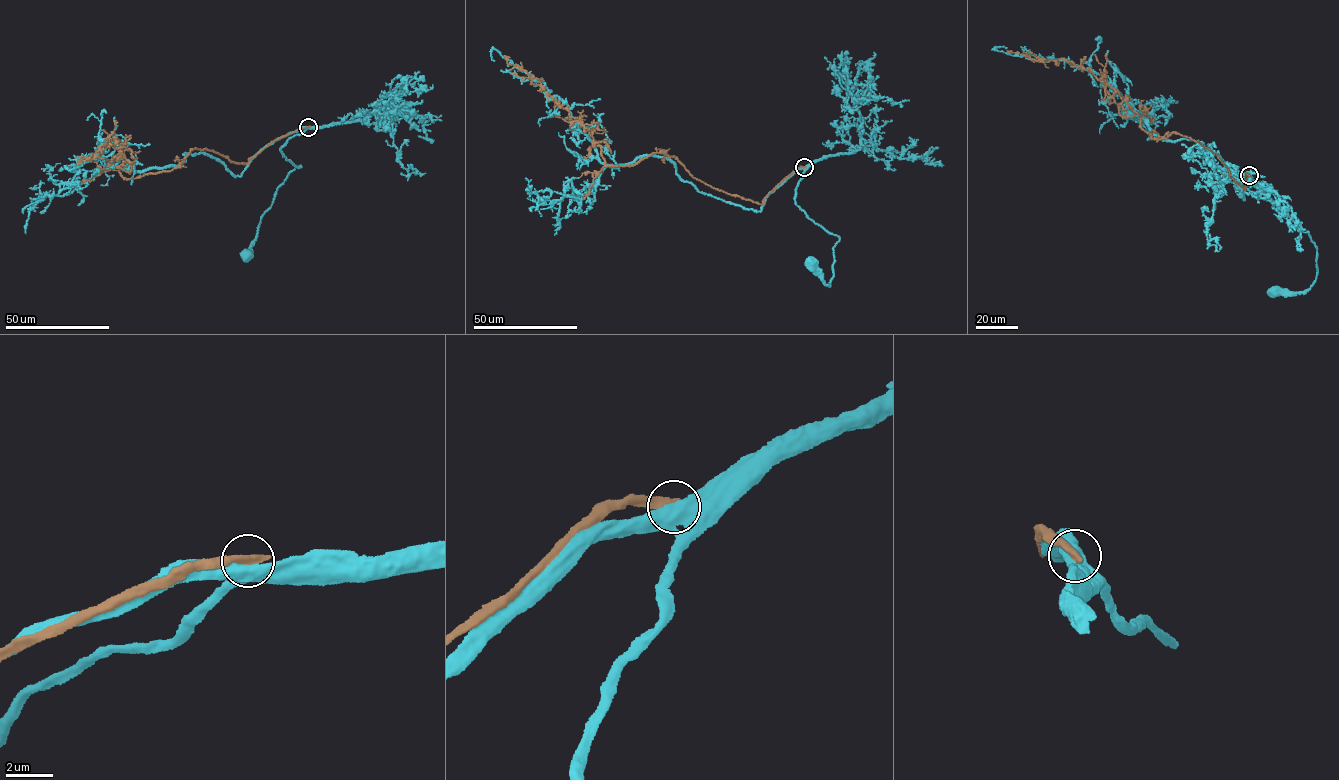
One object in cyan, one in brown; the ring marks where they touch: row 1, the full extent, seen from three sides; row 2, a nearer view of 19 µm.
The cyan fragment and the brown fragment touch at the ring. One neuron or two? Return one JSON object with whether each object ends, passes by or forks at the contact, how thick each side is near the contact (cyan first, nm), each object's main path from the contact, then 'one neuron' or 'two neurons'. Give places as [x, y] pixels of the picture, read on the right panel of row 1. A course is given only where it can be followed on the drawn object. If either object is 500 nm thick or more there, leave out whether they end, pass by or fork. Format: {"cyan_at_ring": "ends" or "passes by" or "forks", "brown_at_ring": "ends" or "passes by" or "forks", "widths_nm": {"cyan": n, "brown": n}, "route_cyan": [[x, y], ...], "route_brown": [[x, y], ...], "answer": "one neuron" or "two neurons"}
{"widths_nm": {"cyan": 600, "brown": 460}, "route_cyan": [[1249, 175], [1301, 230], [1309, 232], [1317, 248], [1317, 272], [1311, 287], [1303, 292], [1276, 288], [1273, 291]], "route_brown": [[1249, 175], [1245, 189], [1189, 137], [1173, 132], [1151, 138], [1123, 97], [1088, 70], [1007, 51]], "answer": "two neurons"}

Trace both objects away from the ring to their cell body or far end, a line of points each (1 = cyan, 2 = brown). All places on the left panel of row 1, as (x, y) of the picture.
1: (308, 127), (281, 148), (284, 157), (301, 166), (289, 172), (277, 189), (246, 256)
2: (308, 127), (243, 164), (195, 148), (169, 171), (125, 179), (124, 153), (114, 143), (78, 164)

